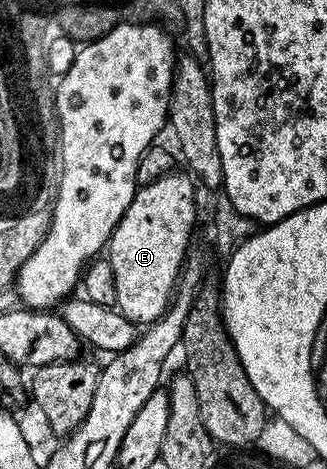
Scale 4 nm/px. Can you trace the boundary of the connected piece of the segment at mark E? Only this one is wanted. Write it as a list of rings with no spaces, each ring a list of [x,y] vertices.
[[[173,172],[162,176],[162,180],[154,180],[154,184],[139,187],[106,247],[107,253],[112,253],[114,284],[118,284],[115,309],[137,324],[157,322],[168,311],[180,271],[190,253],[188,245],[196,226],[198,186],[184,174]]]

